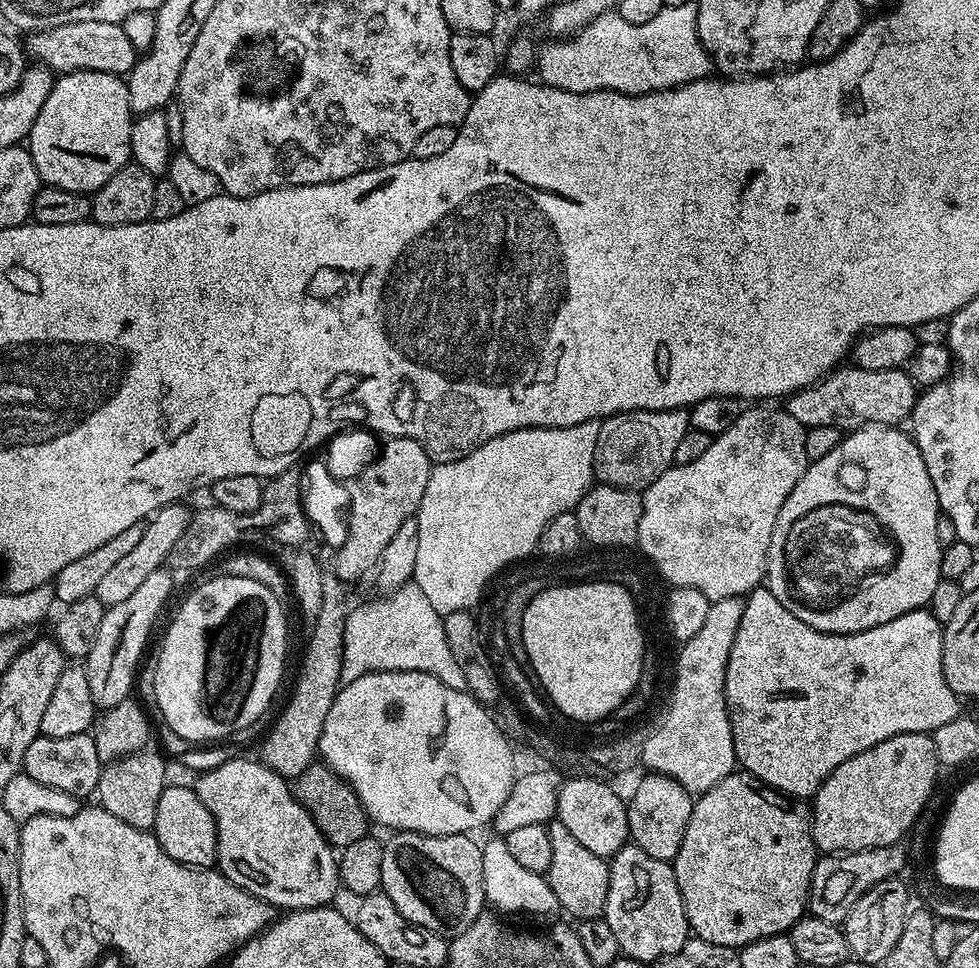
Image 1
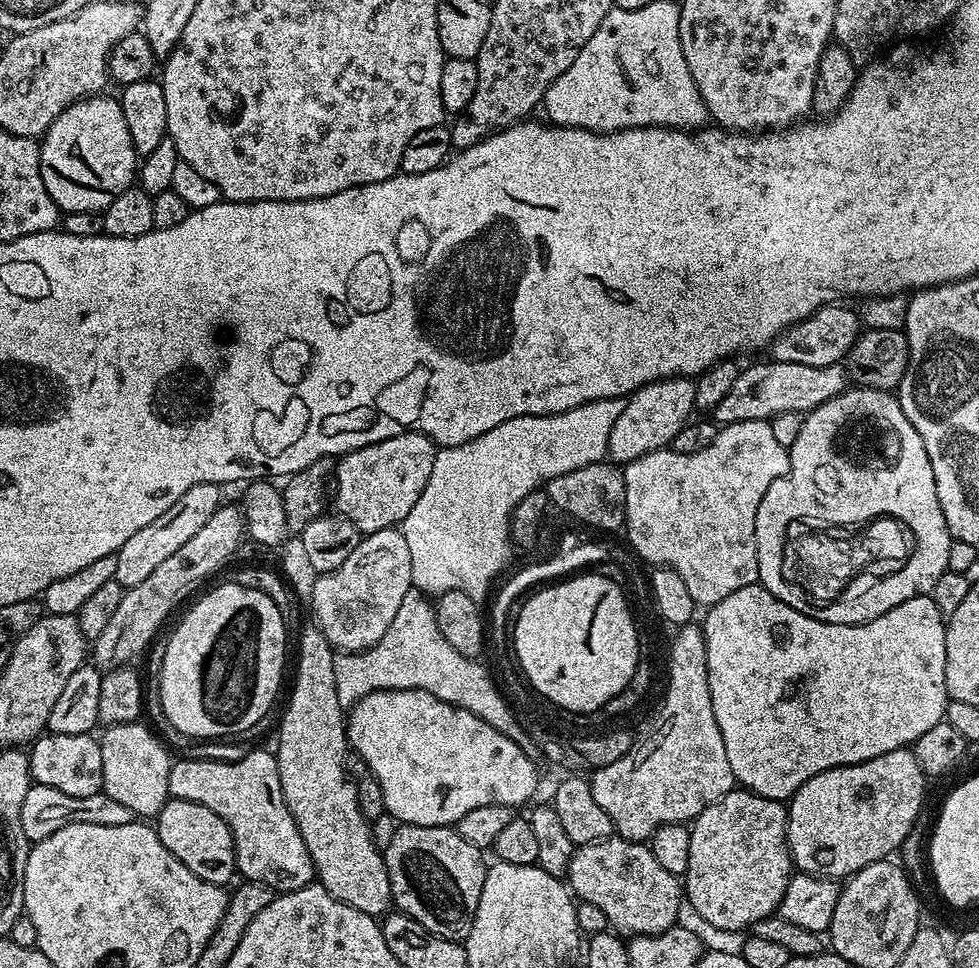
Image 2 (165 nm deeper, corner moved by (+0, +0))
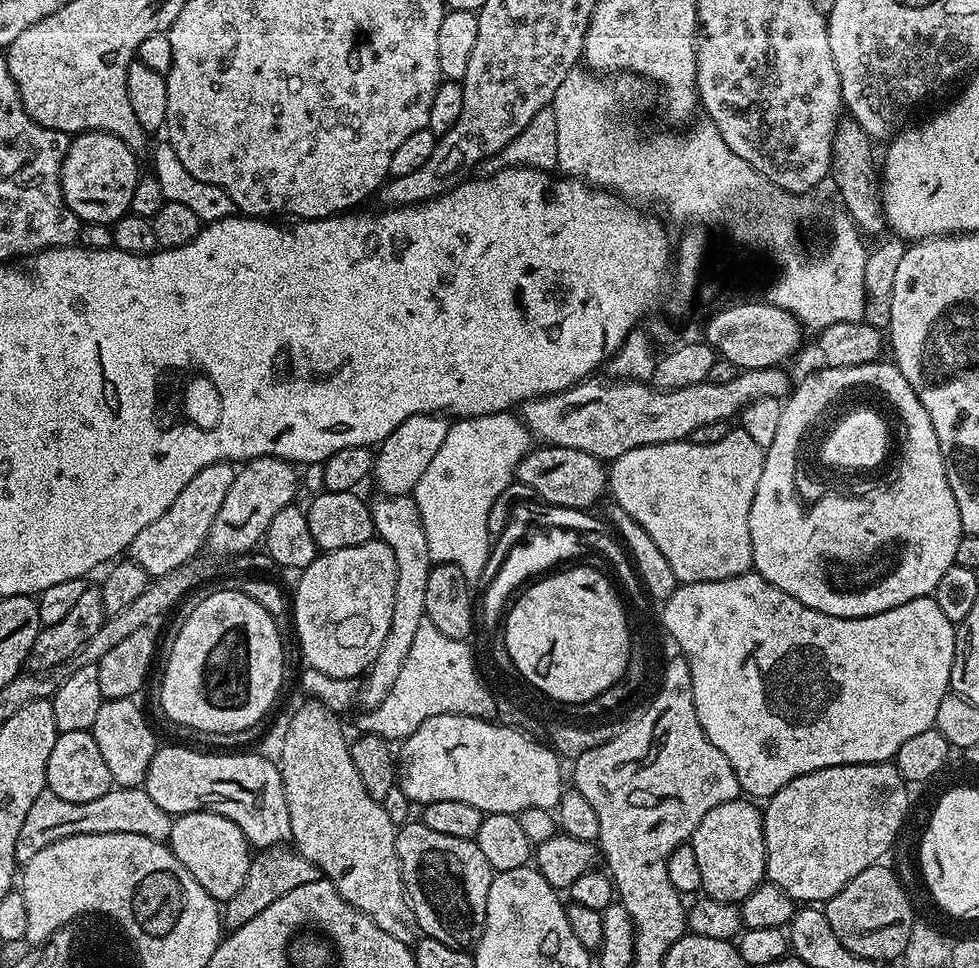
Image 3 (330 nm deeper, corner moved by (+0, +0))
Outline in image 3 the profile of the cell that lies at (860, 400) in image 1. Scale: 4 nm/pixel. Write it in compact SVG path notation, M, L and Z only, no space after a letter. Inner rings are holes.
M780 366L758 370L746 368L737 371L731 382L705 382L667 390L638 380L609 382L589 378L564 392L525 400L522 419L533 437L545 445L586 451L603 462L611 462L626 454L626 450L688 440L694 430L709 422L739 417L741 410L750 406L750 402L758 402L758 398L787 397L790 383L784 370Z

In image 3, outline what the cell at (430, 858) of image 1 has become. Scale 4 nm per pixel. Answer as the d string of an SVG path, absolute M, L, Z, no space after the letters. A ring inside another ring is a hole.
M409 822L397 831L396 849L404 889L421 933L451 948L471 949L484 933L486 894L494 875L475 840L450 838L423 822Z

